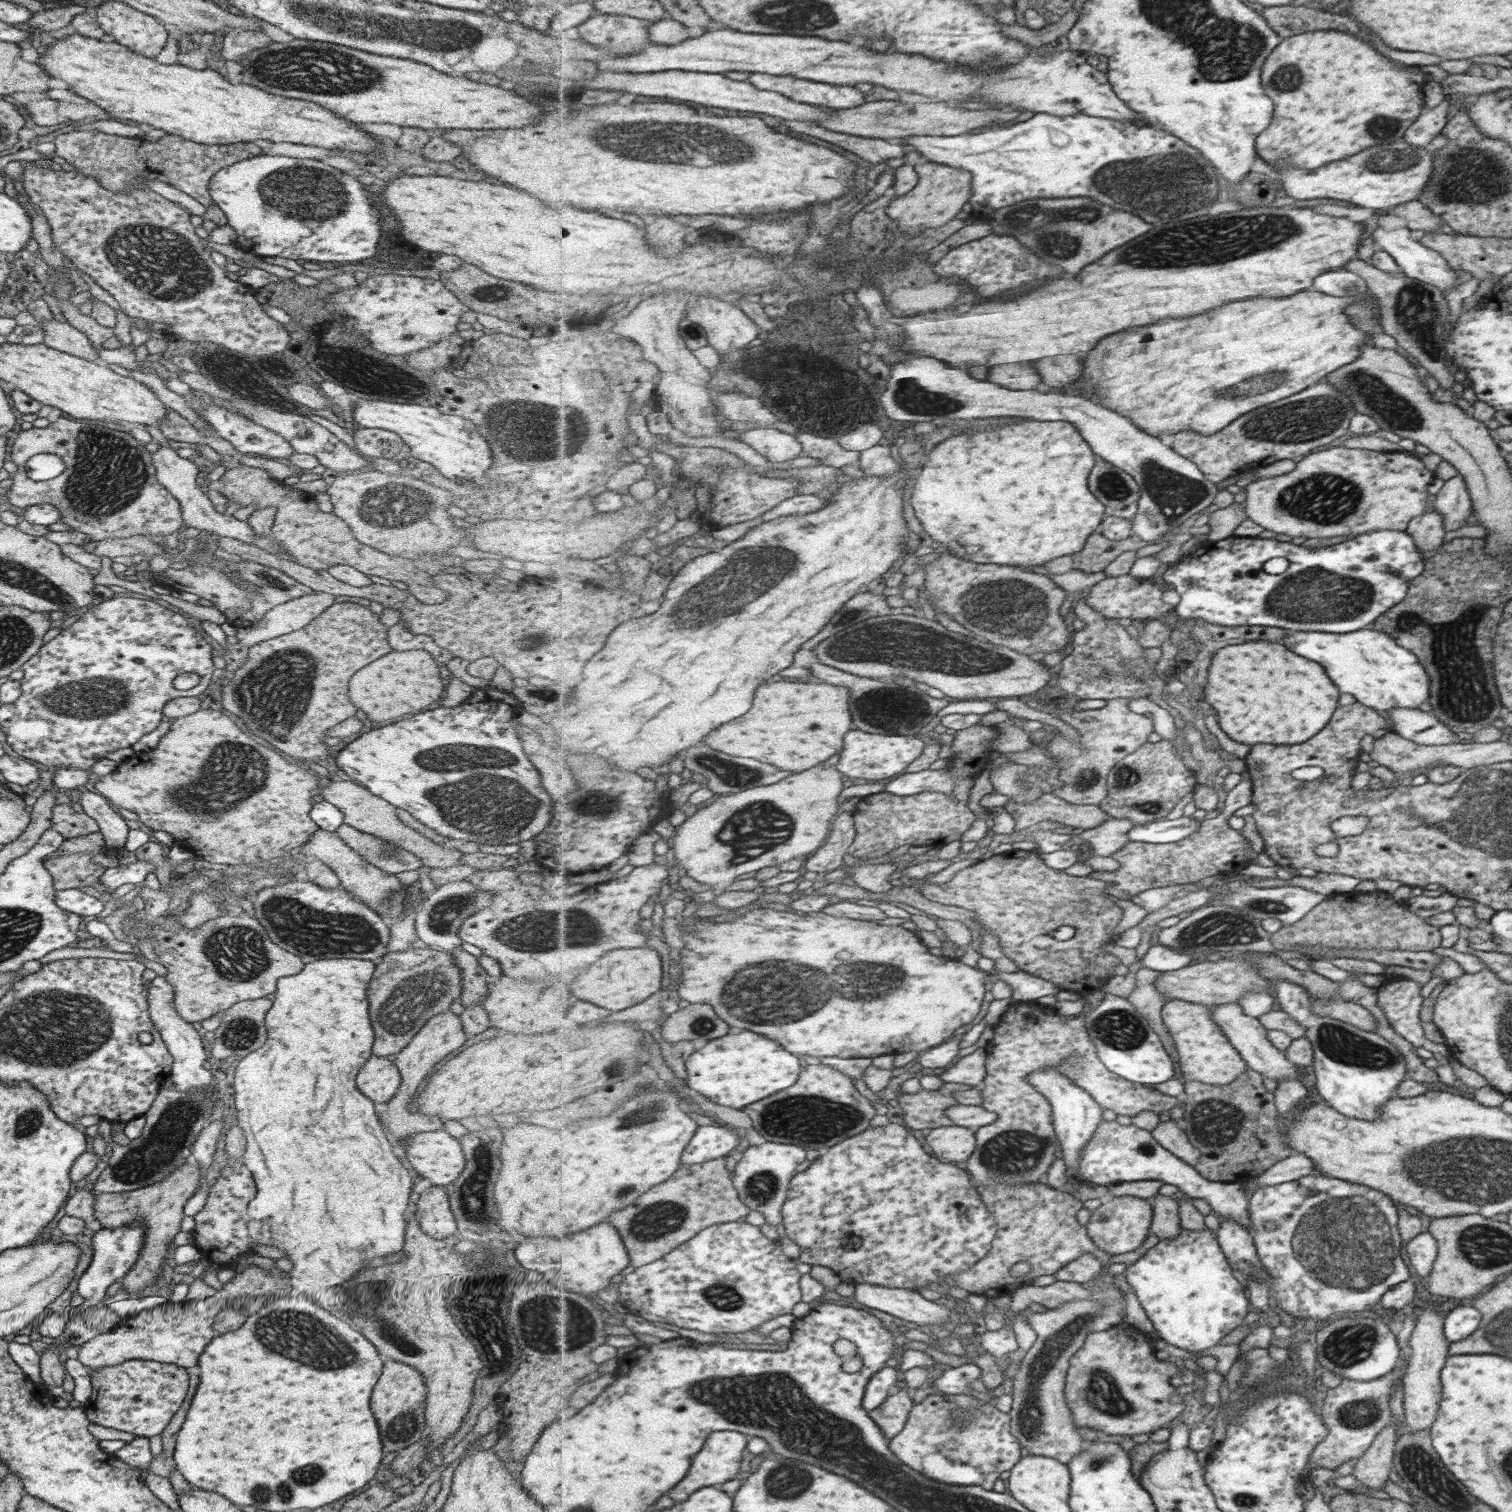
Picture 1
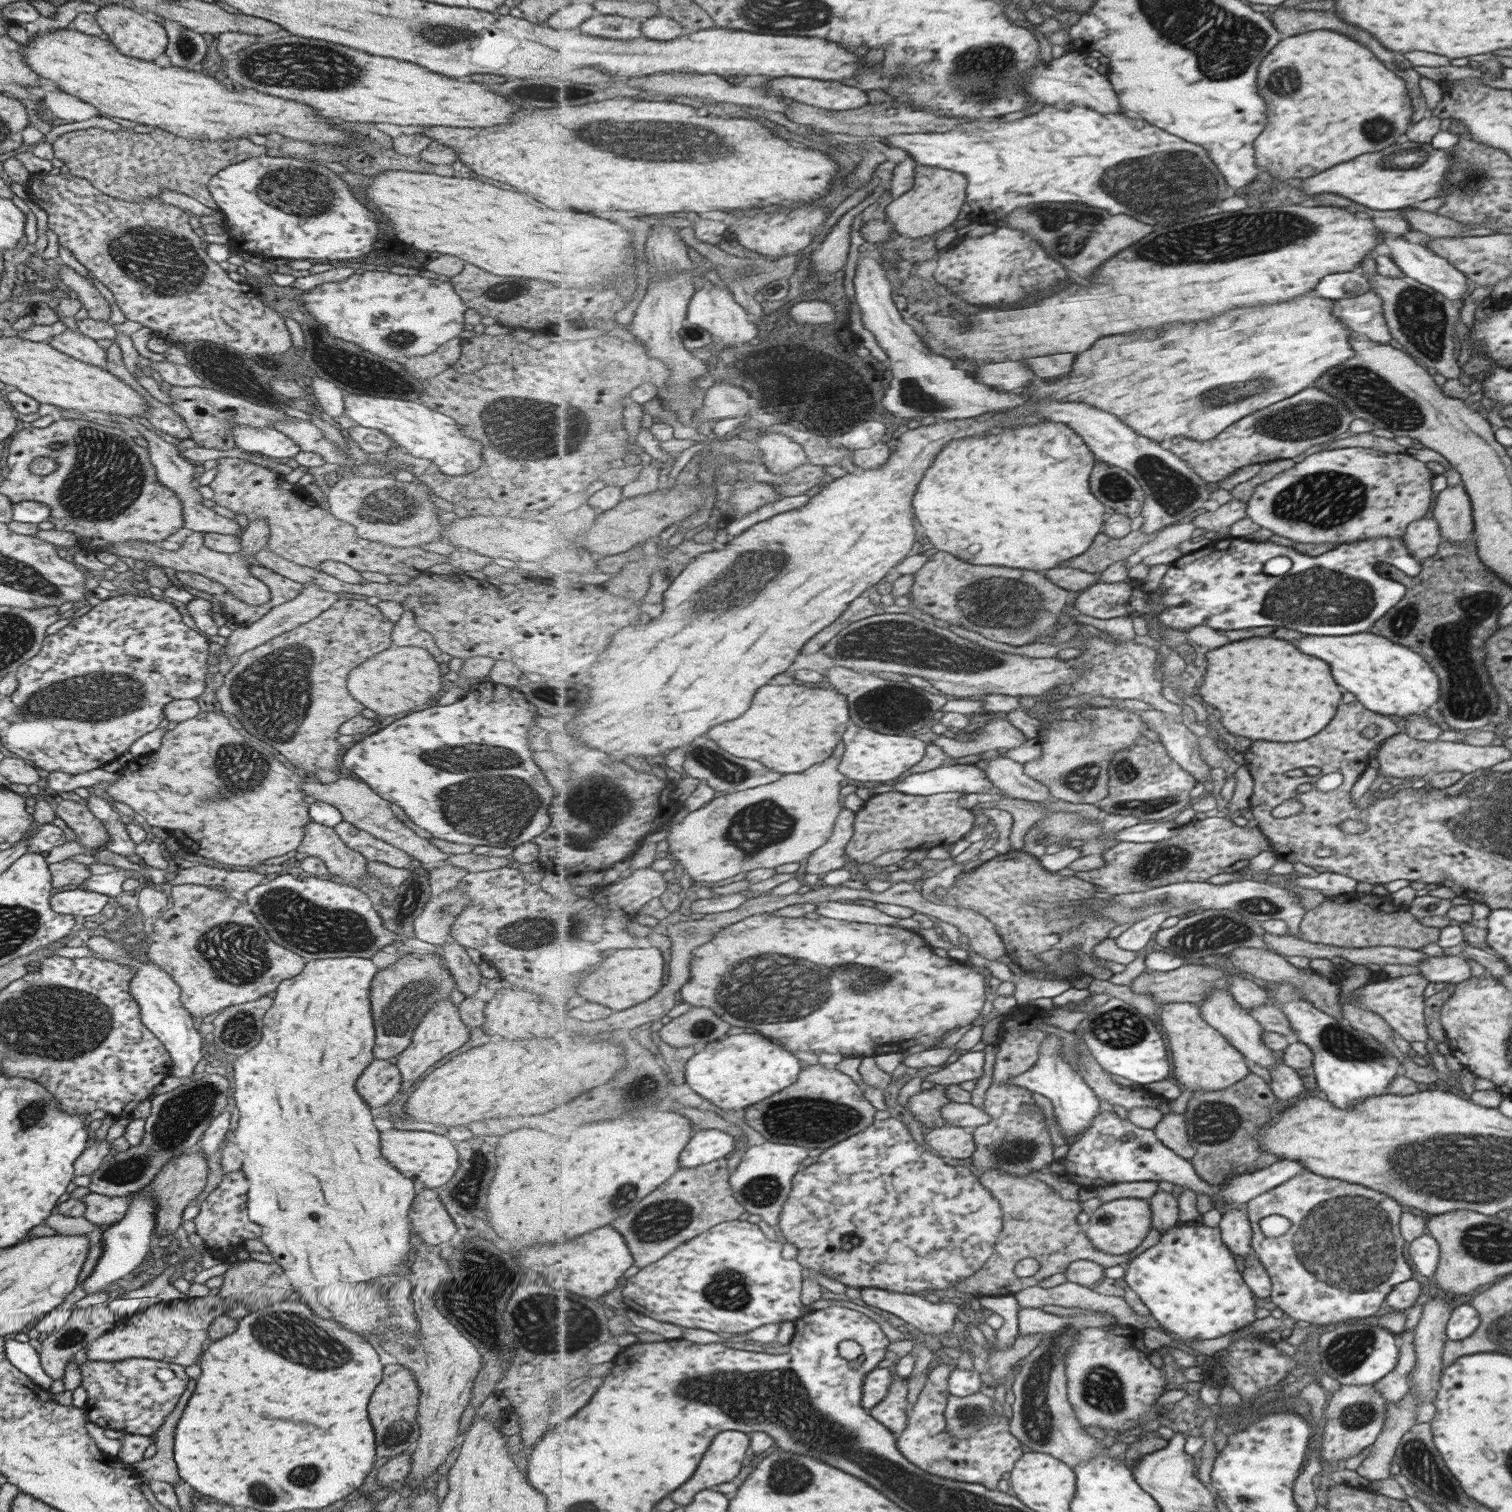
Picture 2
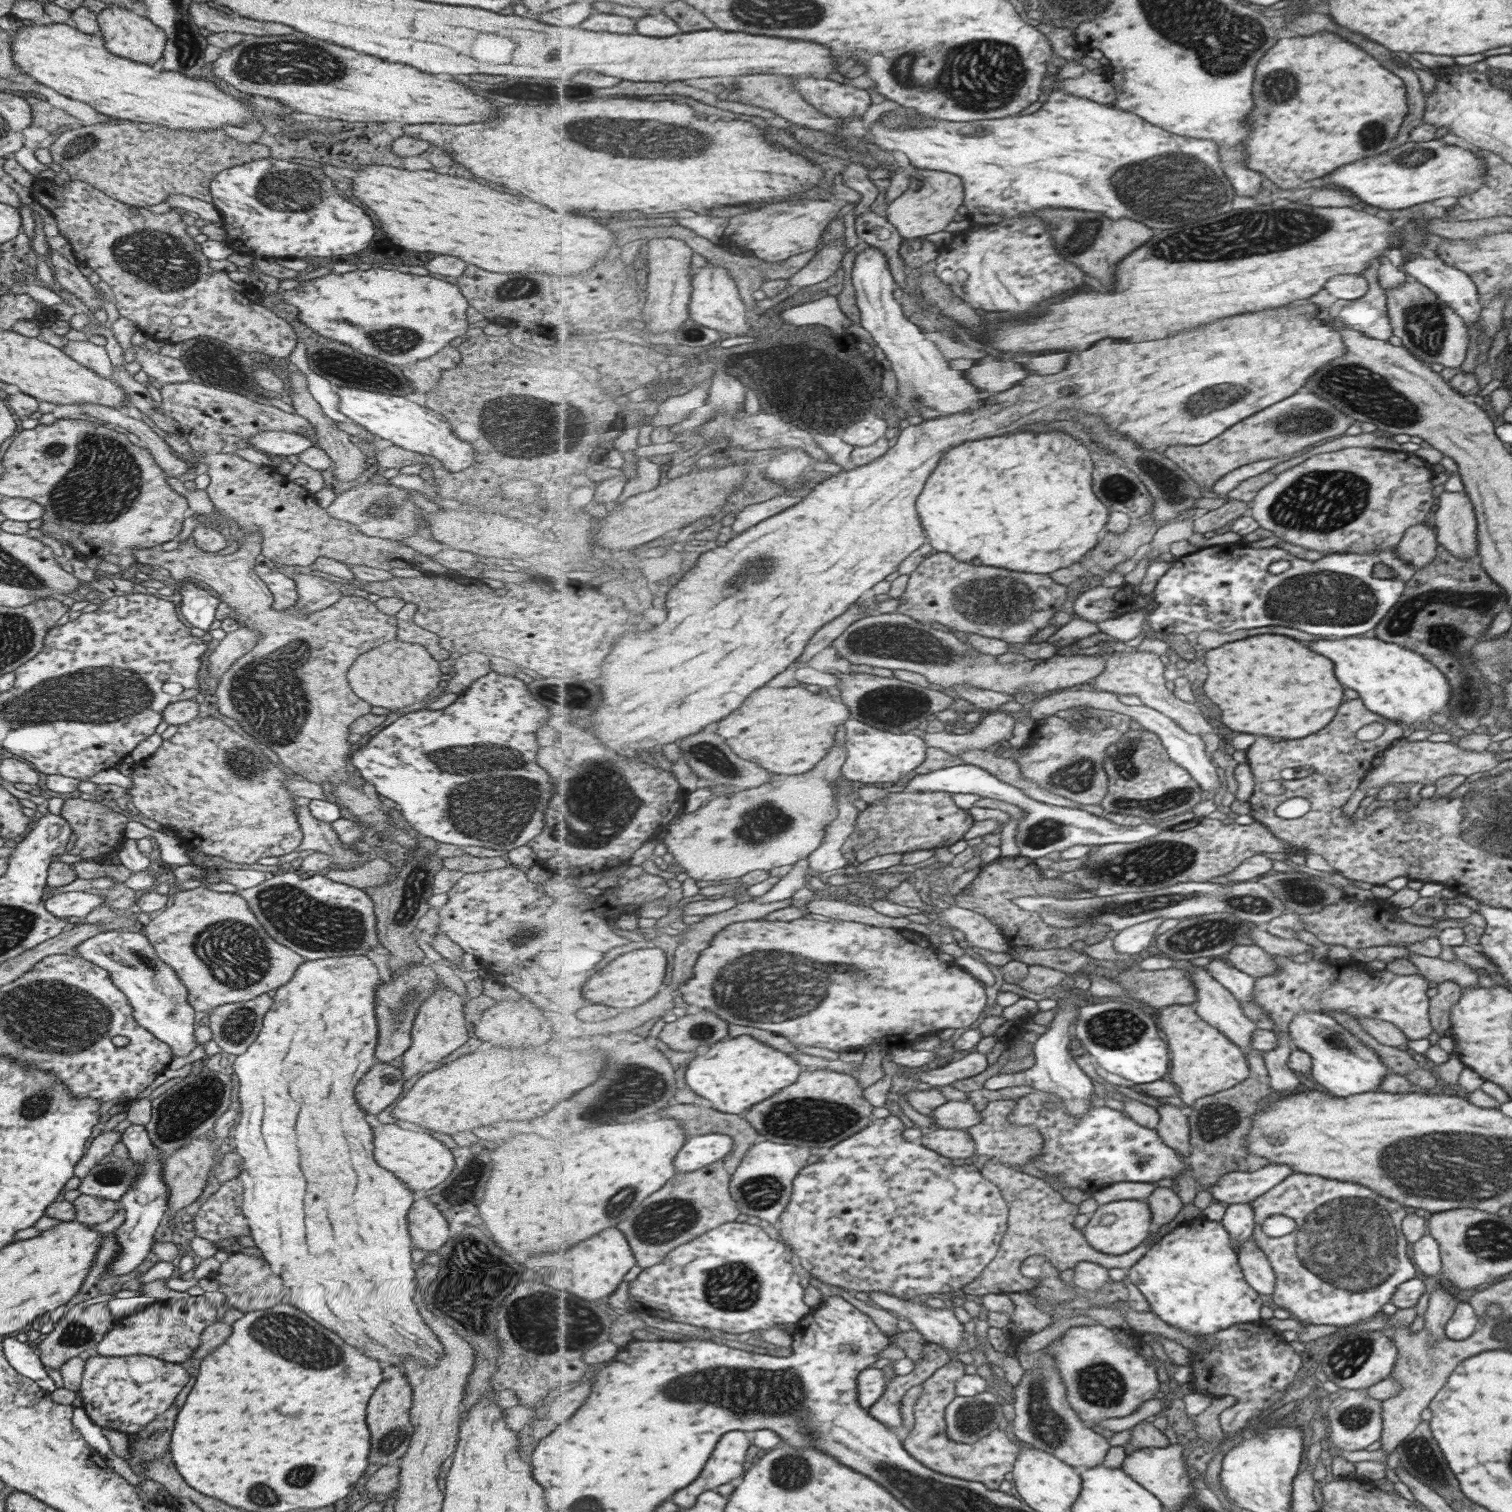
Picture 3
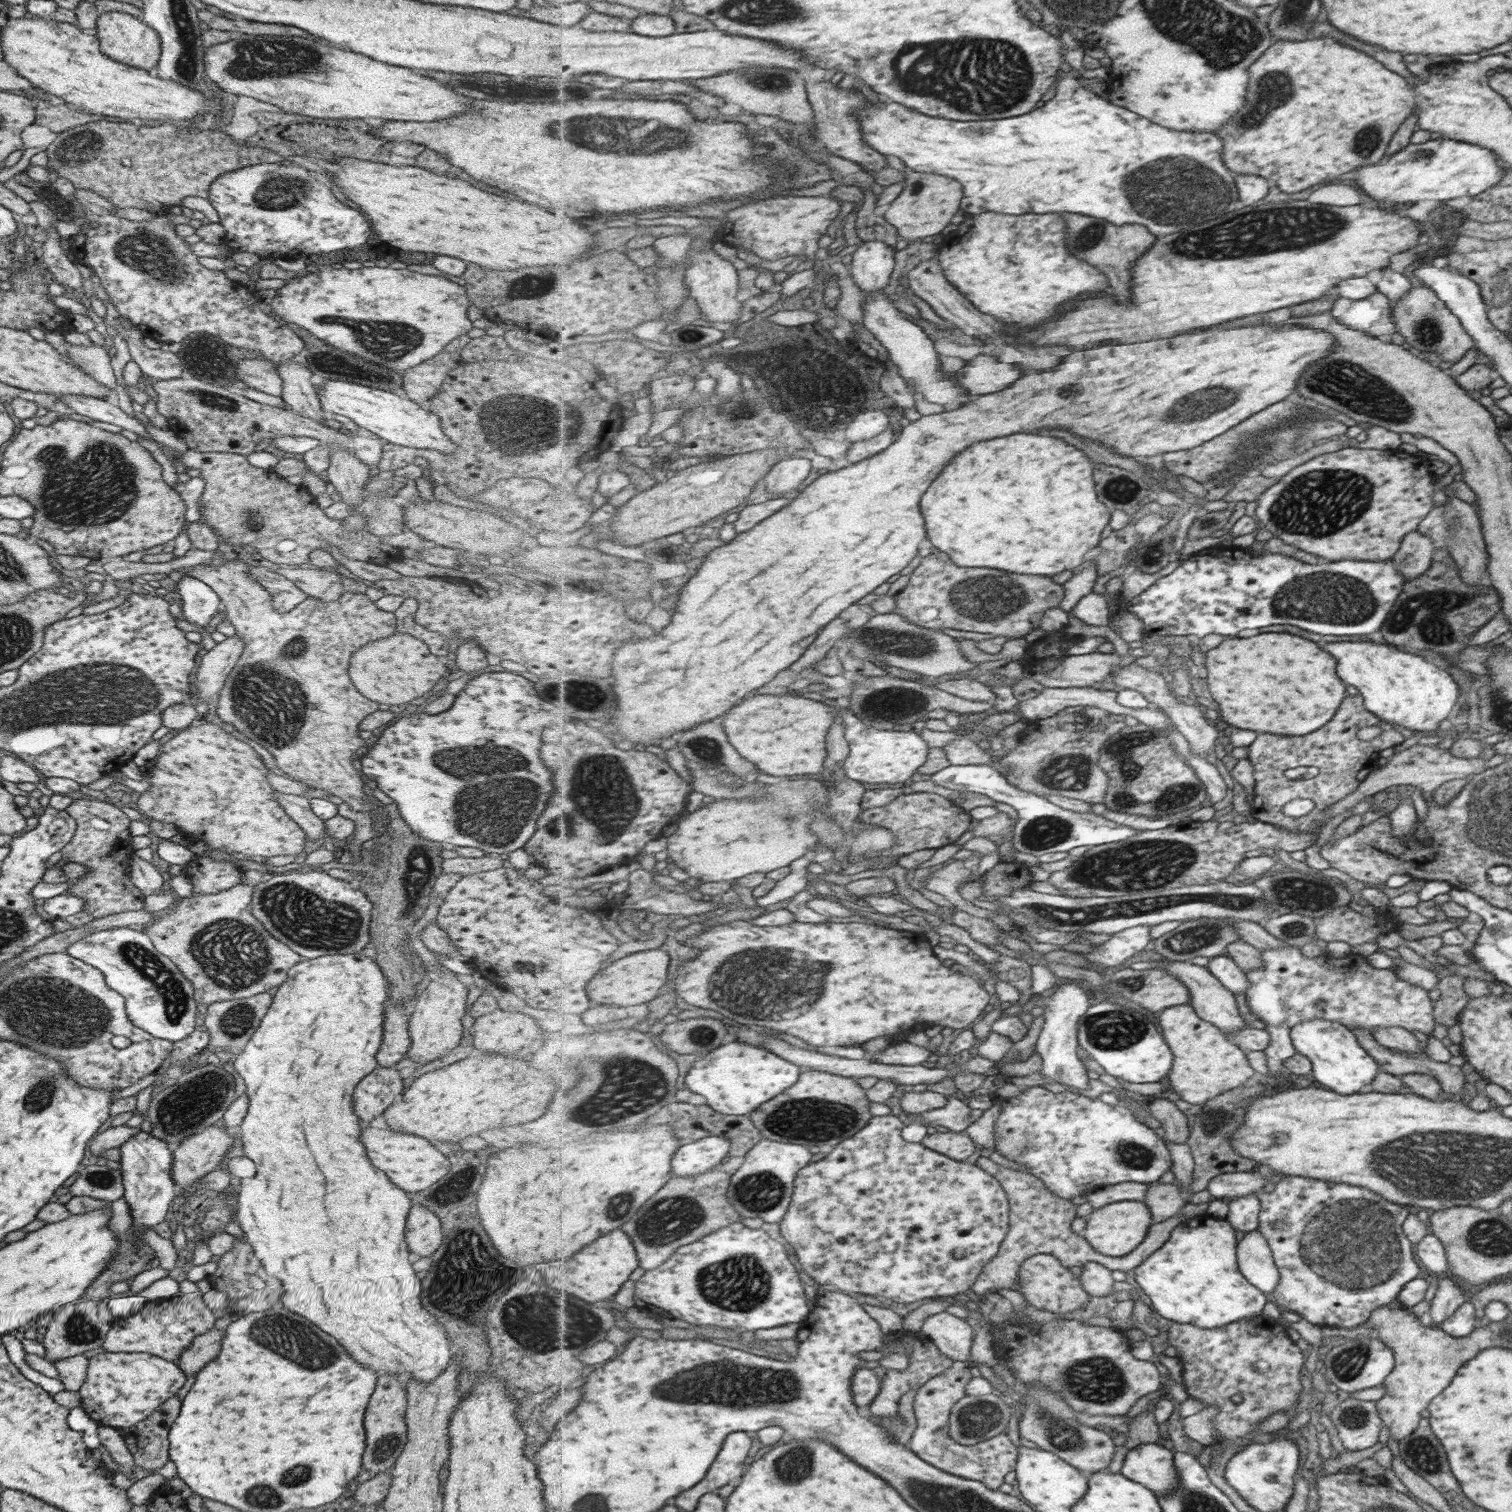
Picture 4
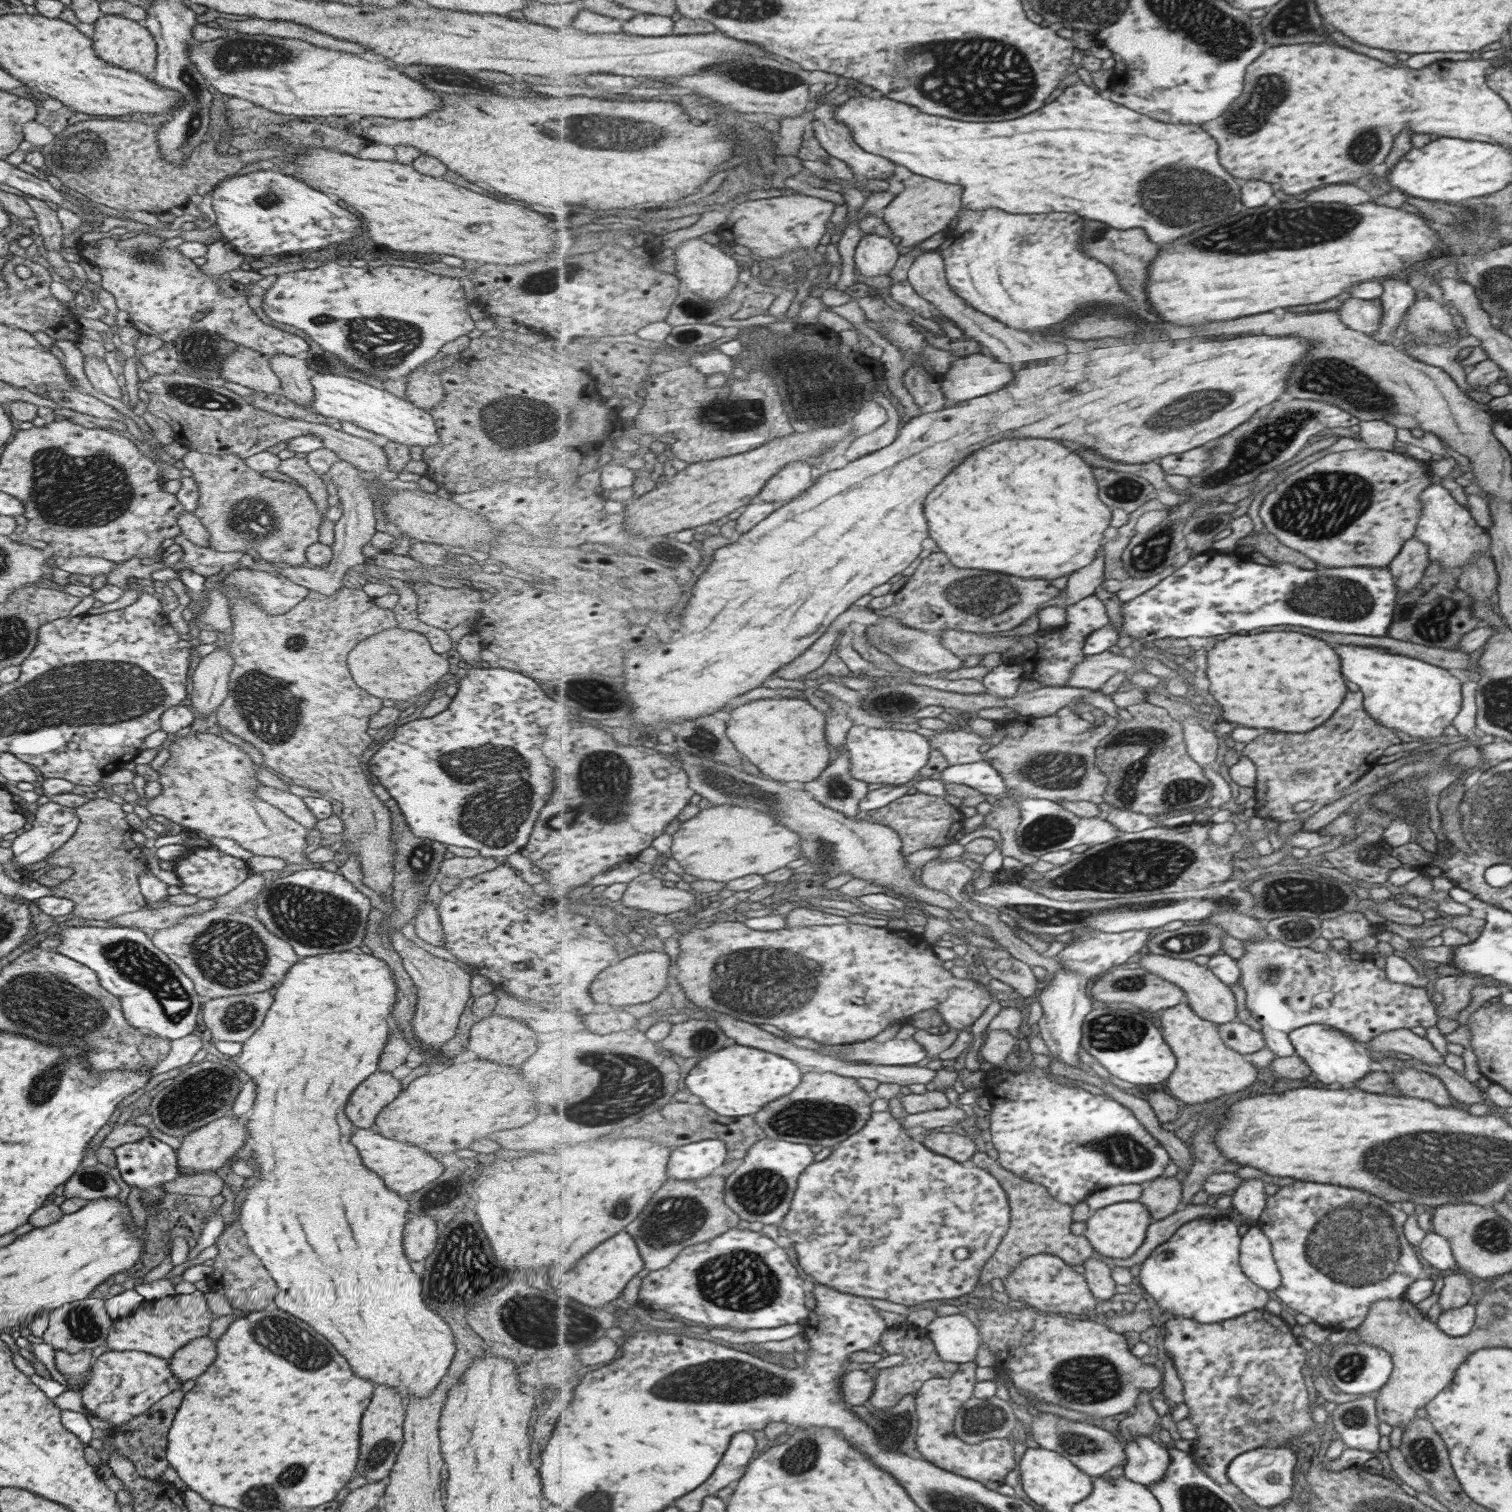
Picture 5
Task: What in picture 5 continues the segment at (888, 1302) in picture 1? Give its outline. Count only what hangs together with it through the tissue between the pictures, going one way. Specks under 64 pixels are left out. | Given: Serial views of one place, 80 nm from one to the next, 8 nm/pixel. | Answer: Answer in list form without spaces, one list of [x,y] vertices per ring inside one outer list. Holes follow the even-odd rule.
[[[963,1314],[935,1317],[927,1330],[945,1362],[958,1365],[973,1362],[983,1344],[980,1329]]]

